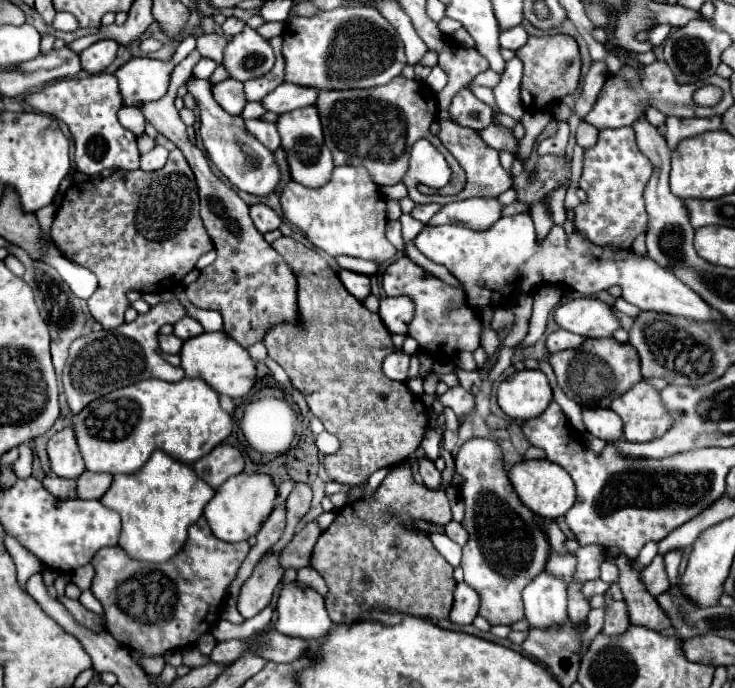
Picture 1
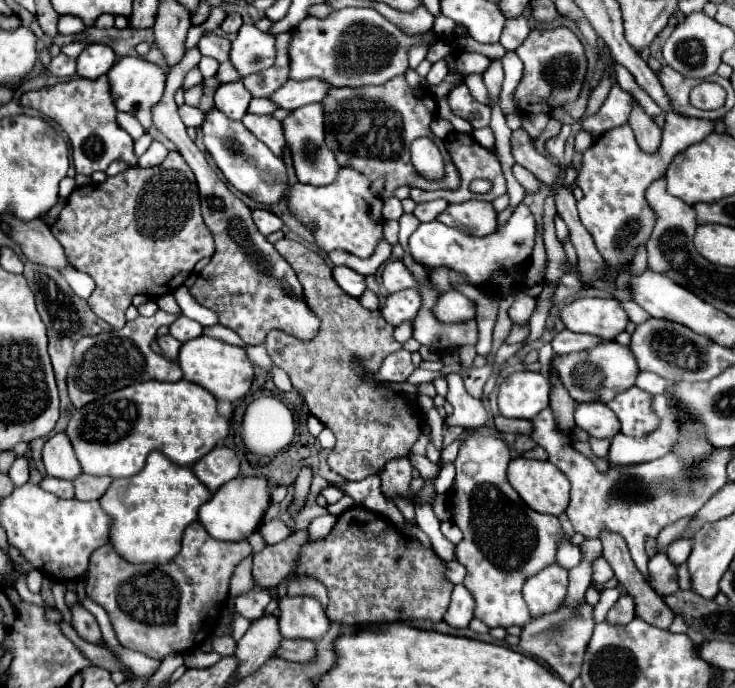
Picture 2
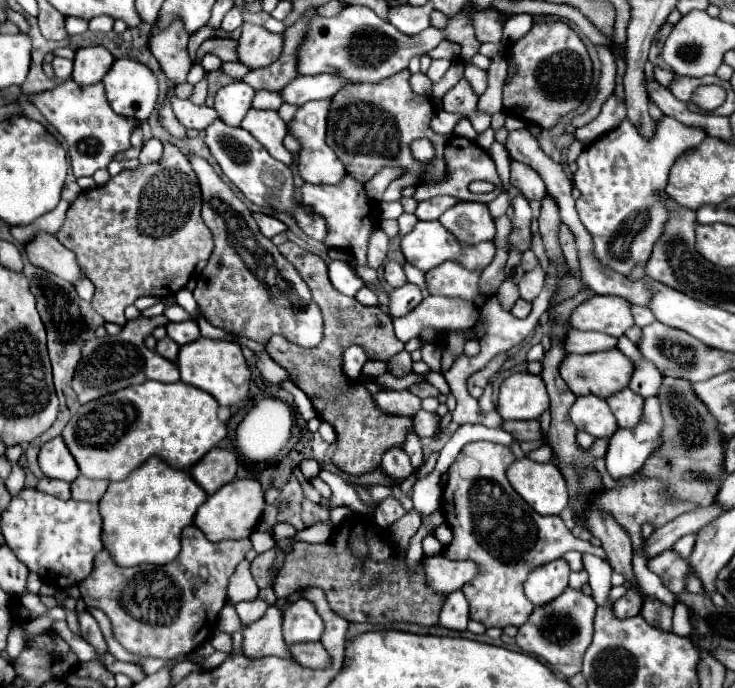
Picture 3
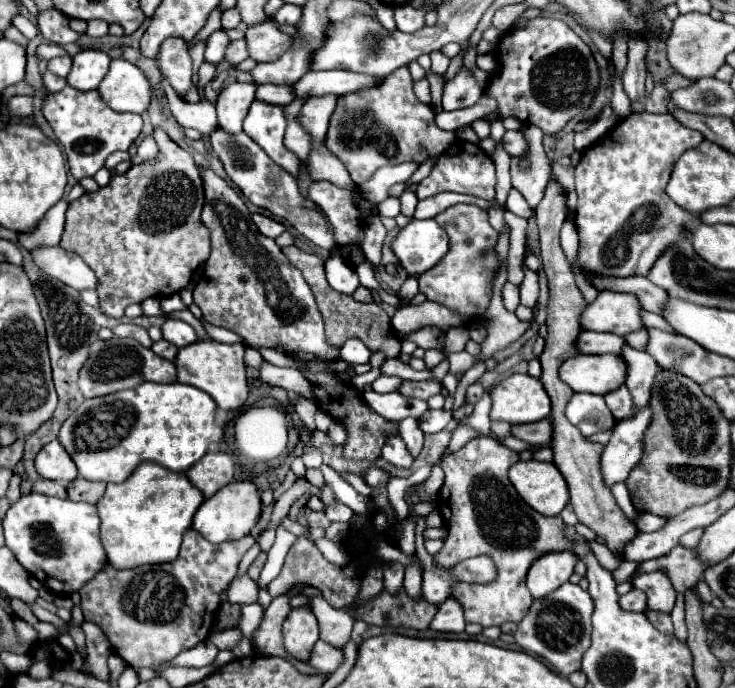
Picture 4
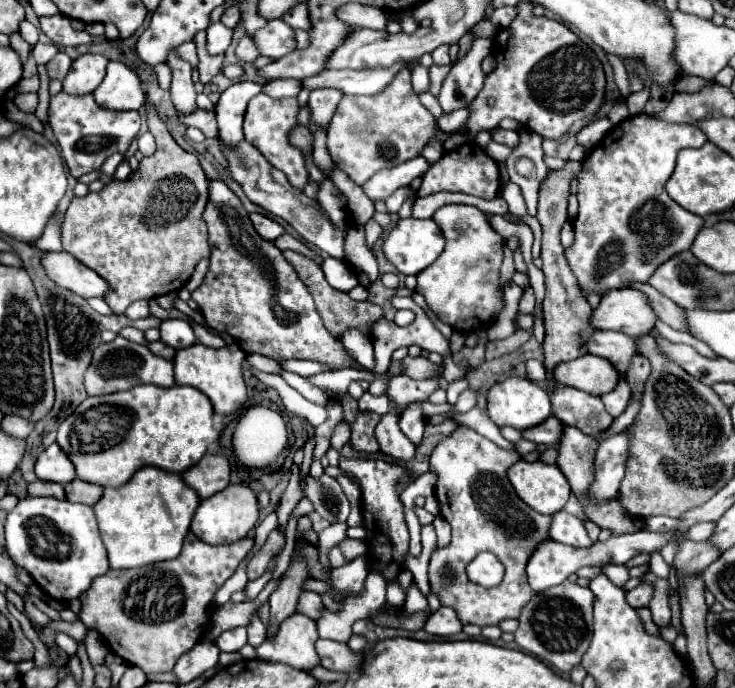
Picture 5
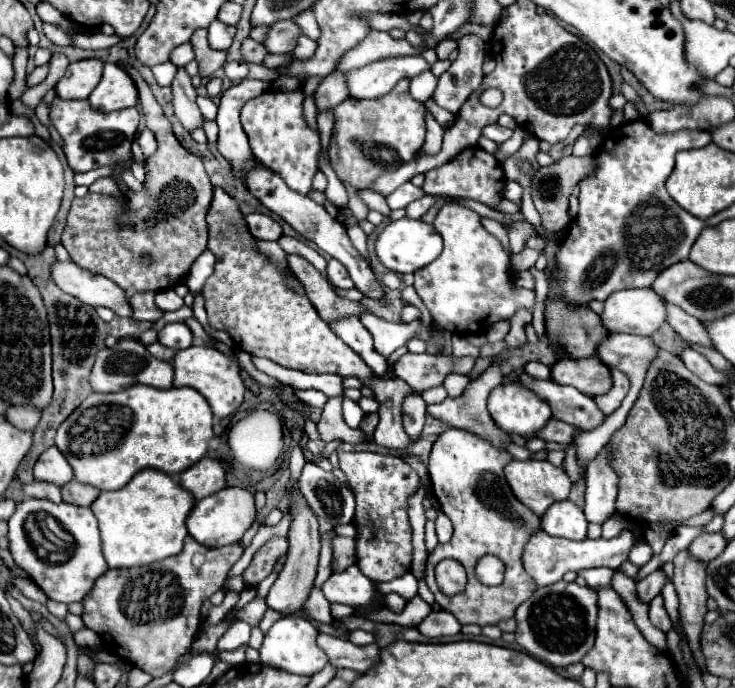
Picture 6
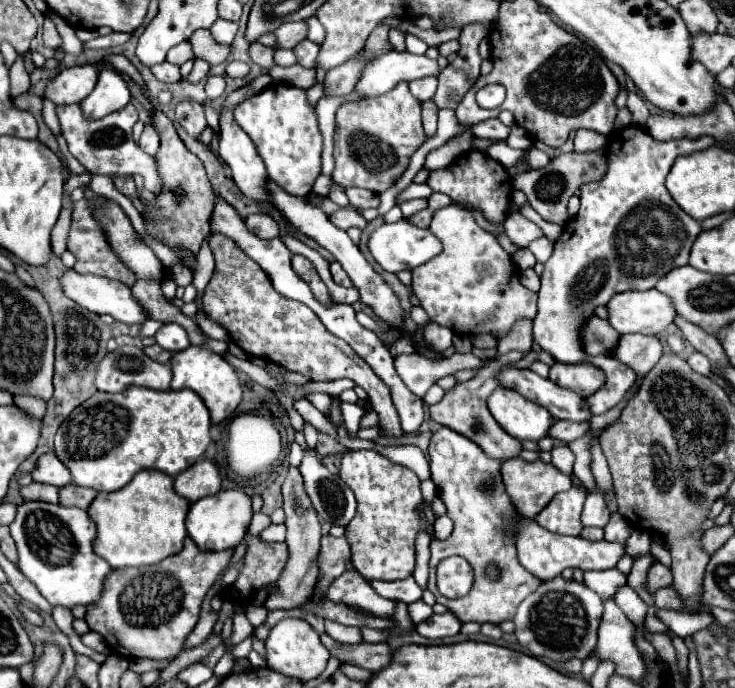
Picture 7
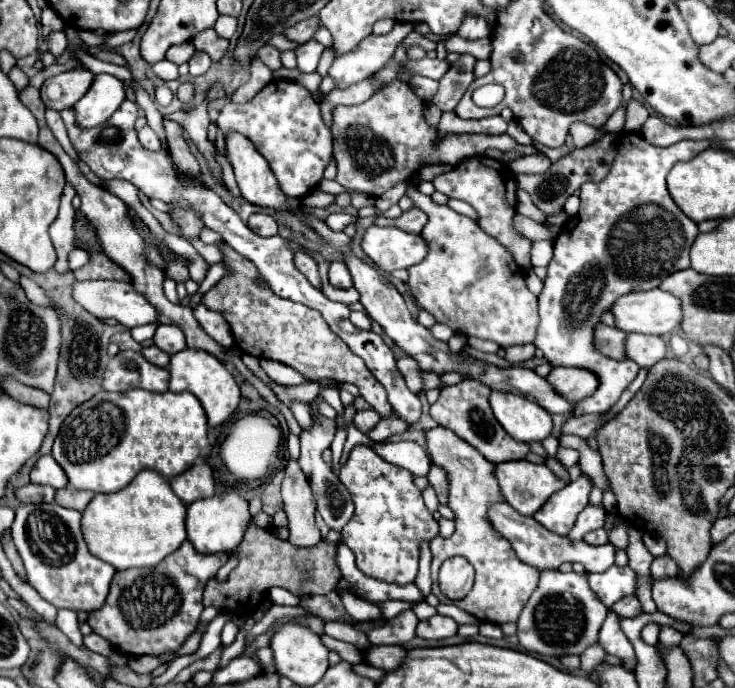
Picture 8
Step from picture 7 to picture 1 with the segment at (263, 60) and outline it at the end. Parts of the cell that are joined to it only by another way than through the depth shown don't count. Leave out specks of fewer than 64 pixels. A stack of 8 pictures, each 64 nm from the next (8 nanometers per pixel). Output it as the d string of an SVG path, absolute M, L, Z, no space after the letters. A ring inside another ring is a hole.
M202 34L202 36L198 36L196 50L198 50L202 56L212 58L214 62L222 64L226 44L228 44L228 40L226 40L224 36L218 36L218 34Z

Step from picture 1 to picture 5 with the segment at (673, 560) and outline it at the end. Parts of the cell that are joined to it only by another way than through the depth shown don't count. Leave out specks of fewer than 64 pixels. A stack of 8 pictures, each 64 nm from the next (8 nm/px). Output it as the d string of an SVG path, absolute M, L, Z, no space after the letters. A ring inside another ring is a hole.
M700 522L688 530L688 540L706 540L710 538L712 530L716 530L716 522Z

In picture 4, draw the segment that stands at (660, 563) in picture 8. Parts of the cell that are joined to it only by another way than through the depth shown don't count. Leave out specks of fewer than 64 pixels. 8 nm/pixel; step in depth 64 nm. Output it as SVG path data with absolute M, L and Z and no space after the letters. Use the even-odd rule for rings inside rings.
M632 588L628 594L620 598L620 606L628 612L646 612L646 600L648 596L644 596L644 592L640 592L638 588Z

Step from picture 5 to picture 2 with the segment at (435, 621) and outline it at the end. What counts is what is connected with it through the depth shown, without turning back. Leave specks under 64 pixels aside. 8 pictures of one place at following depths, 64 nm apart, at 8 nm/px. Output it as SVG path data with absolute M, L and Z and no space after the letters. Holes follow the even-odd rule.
M460 584L460 586L454 586L454 592L452 592L452 600L450 600L450 606L444 614L444 620L452 626L452 628L466 628L468 622L472 620L472 614L474 612L474 598L472 594Z

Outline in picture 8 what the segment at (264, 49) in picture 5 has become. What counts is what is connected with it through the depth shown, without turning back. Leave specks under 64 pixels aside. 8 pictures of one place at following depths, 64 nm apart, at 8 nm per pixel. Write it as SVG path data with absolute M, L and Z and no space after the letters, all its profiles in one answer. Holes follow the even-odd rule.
M312 16L312 20L304 20L304 22L298 22L294 24L292 28L286 28L284 30L284 36L288 36L290 40L298 42L298 44L304 44L308 40L312 40L314 32L320 28L320 18L318 16Z

